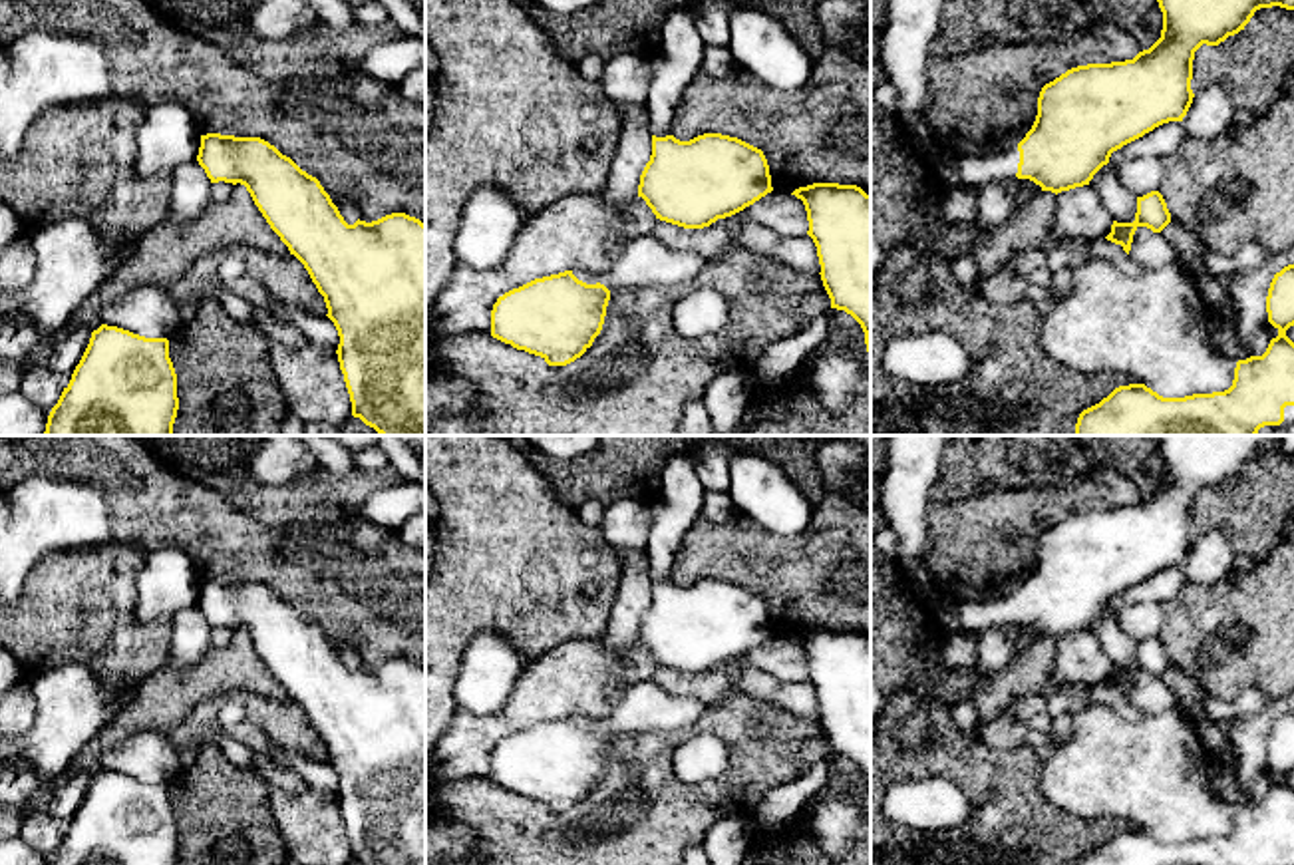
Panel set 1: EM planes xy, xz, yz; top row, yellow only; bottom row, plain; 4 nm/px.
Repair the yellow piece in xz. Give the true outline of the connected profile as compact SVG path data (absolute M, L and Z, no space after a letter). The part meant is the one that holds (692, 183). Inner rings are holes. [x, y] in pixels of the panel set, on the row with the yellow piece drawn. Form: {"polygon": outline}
{"polygon": "M694 0L666 16L646 97L652 155L640 175L638 197L656 219L684 229L710 227L773 191L761 149L722 133L690 141L666 133L686 87L702 70L706 46L696 20L712 6L739 8L735 0Z"}

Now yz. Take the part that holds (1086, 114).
{"polygon": "M1157 0L1163 12L1161 38L1149 48L1139 52L1133 60L1111 64L1077 66L1046 84L1038 97L1038 115L1026 137L1010 151L1004 153L960 153L948 163L942 151L932 151L928 157L942 179L942 183L962 189L978 191L996 181L1012 177L1030 179L1042 191L1061 193L1075 187L1089 185L1093 175L1109 163L1113 151L1143 137L1155 127L1169 121L1183 121L1193 103L1193 60L1195 52L1207 46L1218 46L1228 36L1238 34L1250 22L1256 10L1280 6L1294 10L1294 0Z"}

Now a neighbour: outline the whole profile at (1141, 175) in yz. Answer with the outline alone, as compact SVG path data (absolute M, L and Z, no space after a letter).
M1137 157L1117 163L1117 175L1121 183L1135 195L1143 197L1151 191L1159 191L1165 179L1165 167L1161 157Z

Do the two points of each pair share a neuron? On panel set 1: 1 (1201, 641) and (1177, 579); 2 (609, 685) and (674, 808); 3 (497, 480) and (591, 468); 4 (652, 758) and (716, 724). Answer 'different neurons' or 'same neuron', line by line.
1: different neurons
2: different neurons
3: different neurons
4: same neuron

